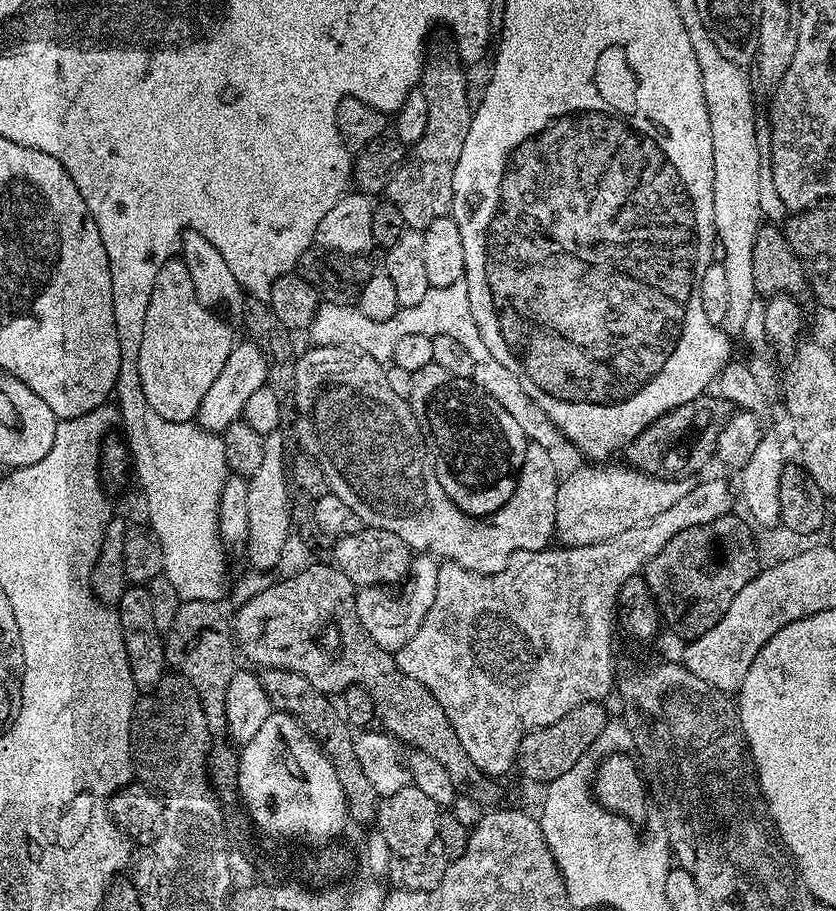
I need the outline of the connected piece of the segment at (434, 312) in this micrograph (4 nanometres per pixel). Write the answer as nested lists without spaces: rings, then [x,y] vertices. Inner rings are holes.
[[[463,280],[454,282],[454,286],[429,288],[426,298],[422,298],[418,306],[401,308],[394,317],[384,322],[376,322],[366,314],[362,314],[357,305],[323,301],[308,329],[308,335],[312,338],[311,343],[317,347],[326,345],[350,347],[383,364],[391,361],[395,343],[411,334],[426,334],[431,337],[449,335],[460,343],[474,361],[489,359],[486,342],[482,342],[478,322],[474,322],[474,314],[470,310],[468,286]]]

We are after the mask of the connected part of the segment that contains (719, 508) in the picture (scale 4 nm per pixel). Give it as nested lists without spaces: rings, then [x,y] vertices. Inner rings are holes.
[[[704,480],[701,484],[693,483],[690,494],[685,494],[680,501],[674,502],[674,506],[662,510],[662,514],[654,514],[654,518],[650,518],[638,526],[630,526],[630,530],[622,530],[622,534],[614,534],[614,538],[597,544],[587,544],[581,548],[549,546],[537,552],[519,552],[514,554],[511,564],[507,564],[501,572],[493,576],[483,576],[451,562],[441,563],[438,570],[438,586],[434,594],[434,606],[430,606],[422,626],[418,626],[418,634],[414,634],[414,638],[410,638],[410,642],[406,642],[406,646],[402,646],[394,653],[398,670],[402,670],[402,674],[406,674],[406,678],[414,678],[414,682],[426,686],[426,690],[430,690],[430,694],[434,694],[434,698],[438,698],[442,710],[446,710],[450,722],[456,725],[459,731],[462,750],[468,751],[469,748],[515,748],[518,750],[520,740],[527,734],[524,728],[533,732],[536,728],[550,726],[554,722],[558,722],[558,718],[562,718],[562,714],[570,714],[570,710],[583,704],[603,701],[605,699],[603,696],[611,688],[613,691],[614,685],[617,683],[617,661],[612,660],[612,620],[608,617],[608,607],[611,604],[613,607],[617,603],[622,586],[626,581],[639,577],[642,570],[647,568],[648,563],[658,554],[658,550],[662,550],[662,546],[666,546],[666,542],[670,542],[670,538],[674,538],[674,534],[678,534],[682,530],[690,530],[690,526],[702,526],[706,522],[714,522],[718,518],[729,515],[733,511],[732,496],[734,500],[733,489],[731,492],[724,480]]]

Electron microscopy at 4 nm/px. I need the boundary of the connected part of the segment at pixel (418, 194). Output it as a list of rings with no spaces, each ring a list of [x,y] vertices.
[[[451,47],[436,48],[427,53],[424,69],[420,75],[419,90],[425,95],[427,113],[426,130],[416,144],[411,145],[406,159],[390,178],[386,189],[387,203],[398,206],[402,210],[405,225],[410,228],[424,229],[434,222],[434,218],[442,218],[452,211],[452,191],[454,190],[454,166],[458,166],[458,158],[462,158],[462,146],[466,143],[466,134],[470,134],[470,122],[474,111],[473,101],[468,101],[468,80],[459,55]]]

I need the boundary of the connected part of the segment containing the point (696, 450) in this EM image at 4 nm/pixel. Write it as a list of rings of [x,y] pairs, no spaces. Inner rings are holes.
[[[714,394],[712,397],[712,420],[692,420],[692,428],[696,428],[696,432],[692,432],[692,444],[688,444],[688,448],[684,448],[684,452],[680,452],[680,432],[684,432],[684,420],[676,420],[675,410],[669,411],[672,416],[669,416],[668,413],[662,414],[653,422],[656,428],[646,426],[646,430],[642,430],[642,434],[638,434],[629,442],[626,449],[627,463],[637,470],[665,478],[691,477],[693,475],[691,472],[706,467],[710,462],[713,463],[716,447],[708,448],[708,444],[716,444],[722,428],[733,416],[734,406],[732,403],[731,399]],[[652,440],[656,440],[656,448],[652,448]],[[652,456],[656,456],[656,460],[652,460]]]

